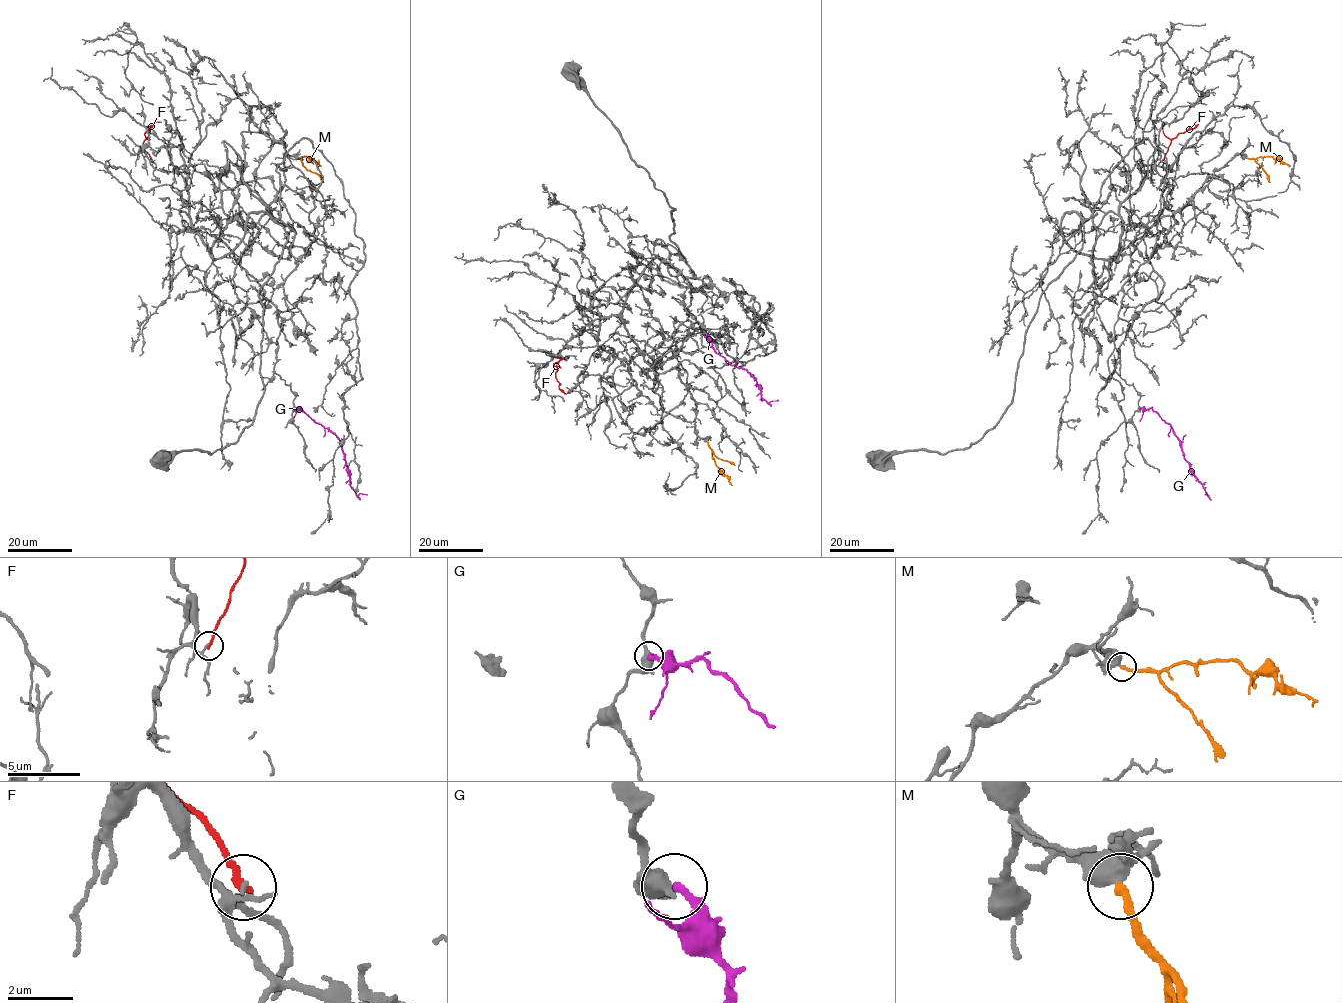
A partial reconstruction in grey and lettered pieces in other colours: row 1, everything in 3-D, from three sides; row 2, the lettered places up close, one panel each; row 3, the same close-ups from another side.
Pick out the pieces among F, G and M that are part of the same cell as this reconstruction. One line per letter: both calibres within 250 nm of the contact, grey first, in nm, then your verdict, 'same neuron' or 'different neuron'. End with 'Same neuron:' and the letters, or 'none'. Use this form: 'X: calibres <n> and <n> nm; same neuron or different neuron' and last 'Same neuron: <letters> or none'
F: calibres 110 and 240 nm; different neuron
G: calibres 440 and 280 nm; different neuron
M: calibres 440 and 240 nm; same neuron
Same neuron: M

